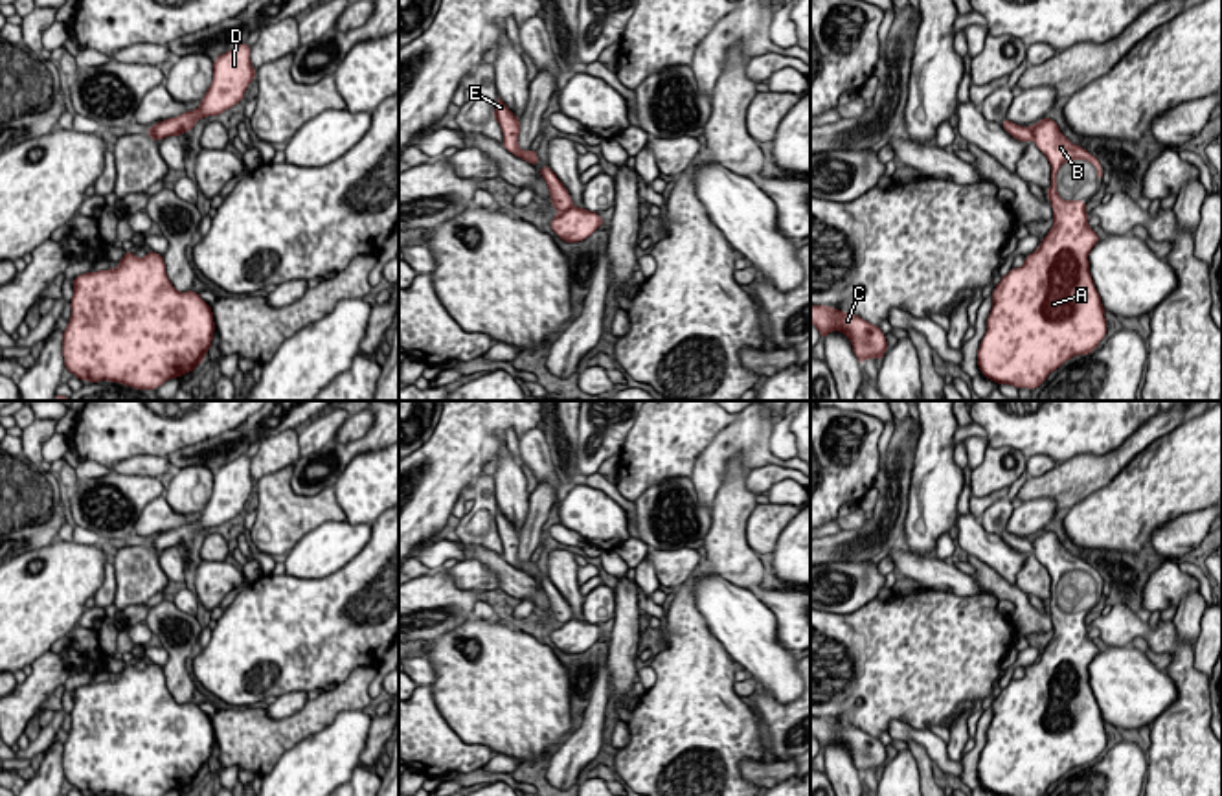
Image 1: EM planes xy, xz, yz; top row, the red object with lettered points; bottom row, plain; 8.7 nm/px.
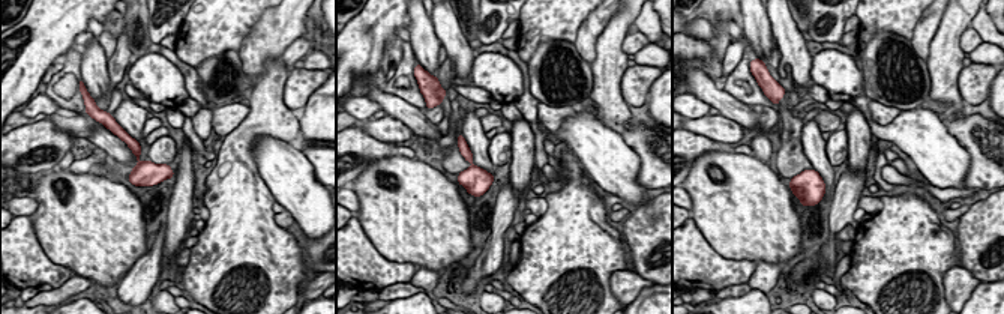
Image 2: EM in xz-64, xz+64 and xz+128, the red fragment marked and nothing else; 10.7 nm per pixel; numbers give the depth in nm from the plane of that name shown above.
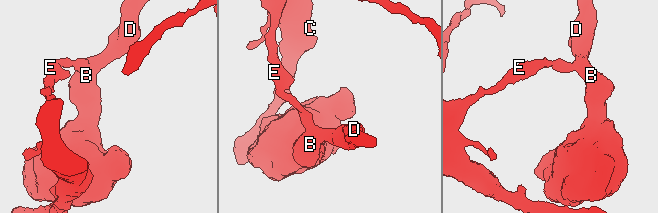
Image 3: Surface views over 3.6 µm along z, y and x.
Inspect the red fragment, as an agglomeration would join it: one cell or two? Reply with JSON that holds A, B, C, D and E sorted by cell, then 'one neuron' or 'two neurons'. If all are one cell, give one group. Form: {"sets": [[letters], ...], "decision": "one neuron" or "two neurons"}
{"sets": [["A", "B", "D"], ["C", "E"]], "decision": "two neurons"}

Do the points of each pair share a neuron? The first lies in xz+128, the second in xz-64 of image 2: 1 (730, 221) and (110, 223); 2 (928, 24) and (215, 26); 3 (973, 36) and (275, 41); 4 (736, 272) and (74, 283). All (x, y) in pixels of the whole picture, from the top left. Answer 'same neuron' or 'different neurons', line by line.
1: same neuron
2: different neurons
3: different neurons
4: different neurons

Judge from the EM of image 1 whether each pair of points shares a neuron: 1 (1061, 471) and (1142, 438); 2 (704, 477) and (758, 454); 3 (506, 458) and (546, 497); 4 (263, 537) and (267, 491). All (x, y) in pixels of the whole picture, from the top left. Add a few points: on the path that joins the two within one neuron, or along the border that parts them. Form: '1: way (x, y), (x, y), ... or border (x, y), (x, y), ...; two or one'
1: way (1081, 471), (1101, 469), (1121, 456); one
2: way (715, 462), (732, 445), (743, 445); one
3: border (530, 495), (520, 532); two
4: way (269, 526), (269, 502); one

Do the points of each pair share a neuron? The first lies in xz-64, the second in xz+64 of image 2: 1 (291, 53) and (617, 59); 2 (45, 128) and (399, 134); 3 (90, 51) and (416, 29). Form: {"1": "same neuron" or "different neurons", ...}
{"1": "different neurons", "2": "different neurons", "3": "same neuron"}

